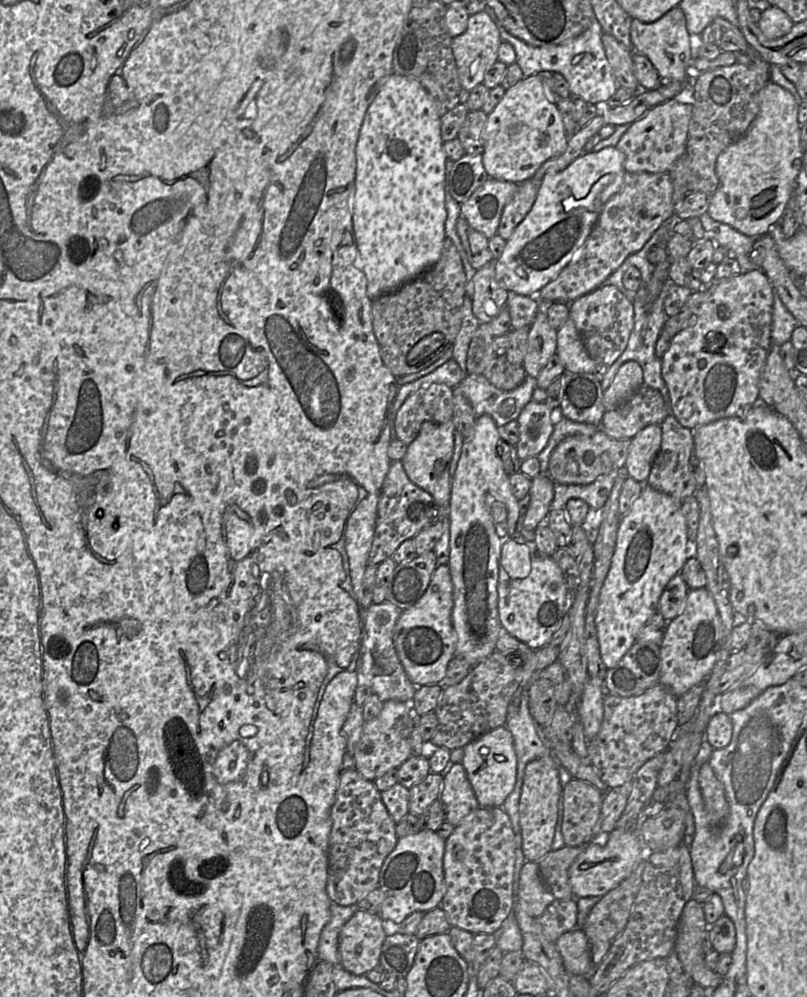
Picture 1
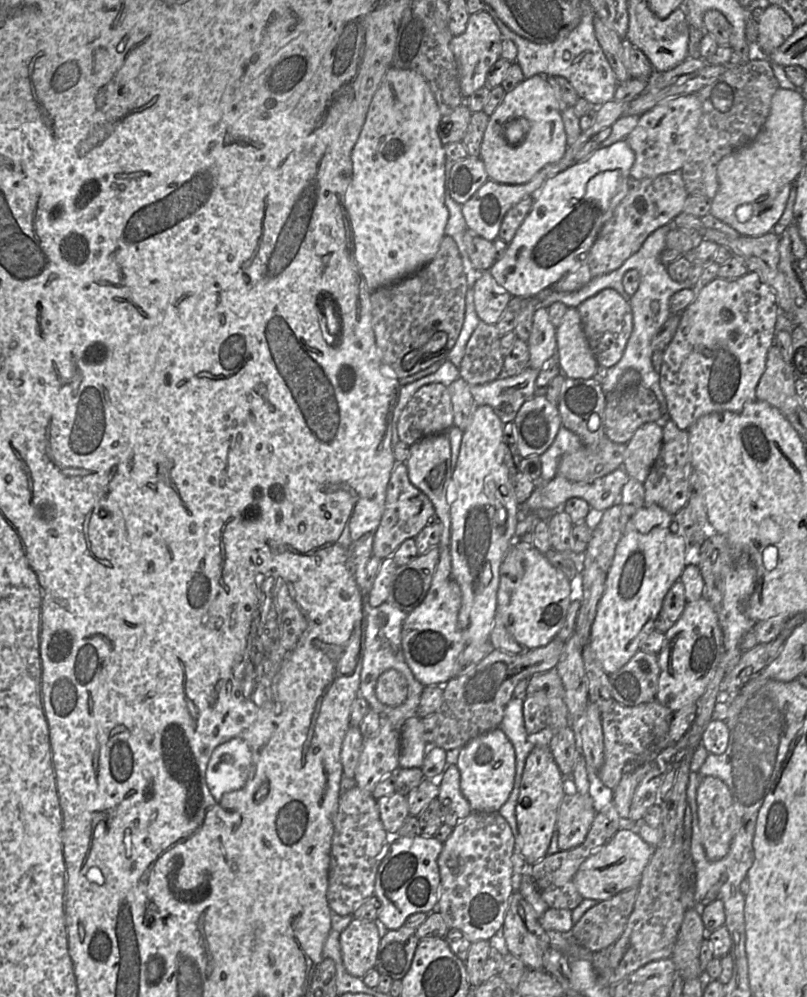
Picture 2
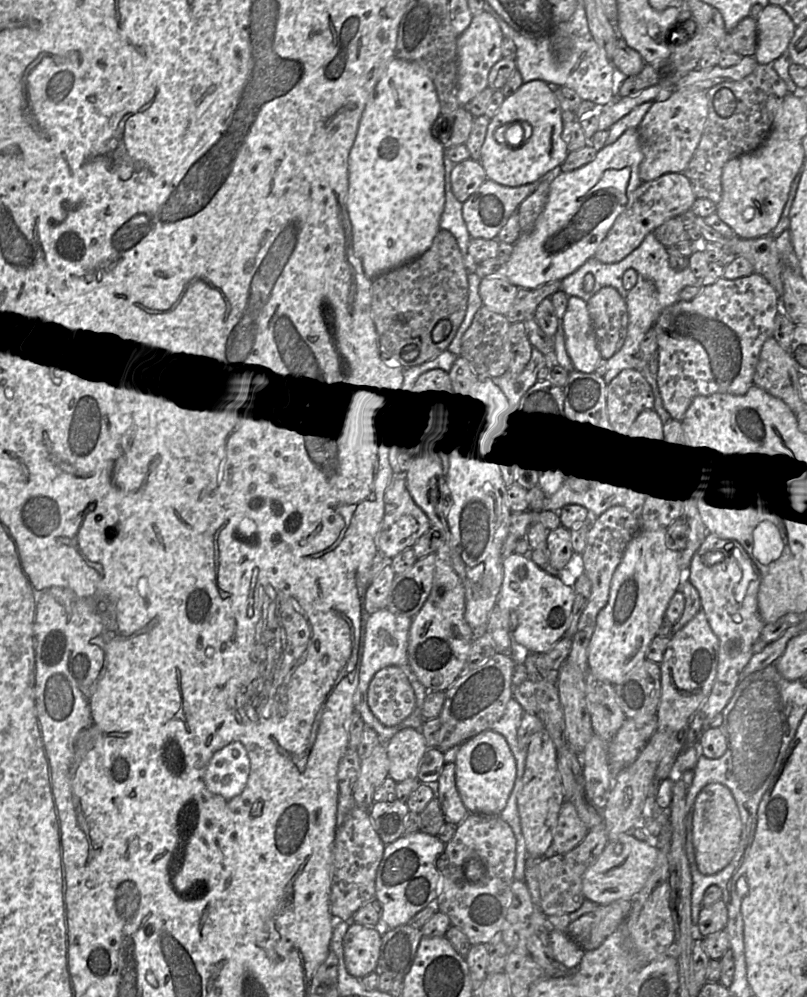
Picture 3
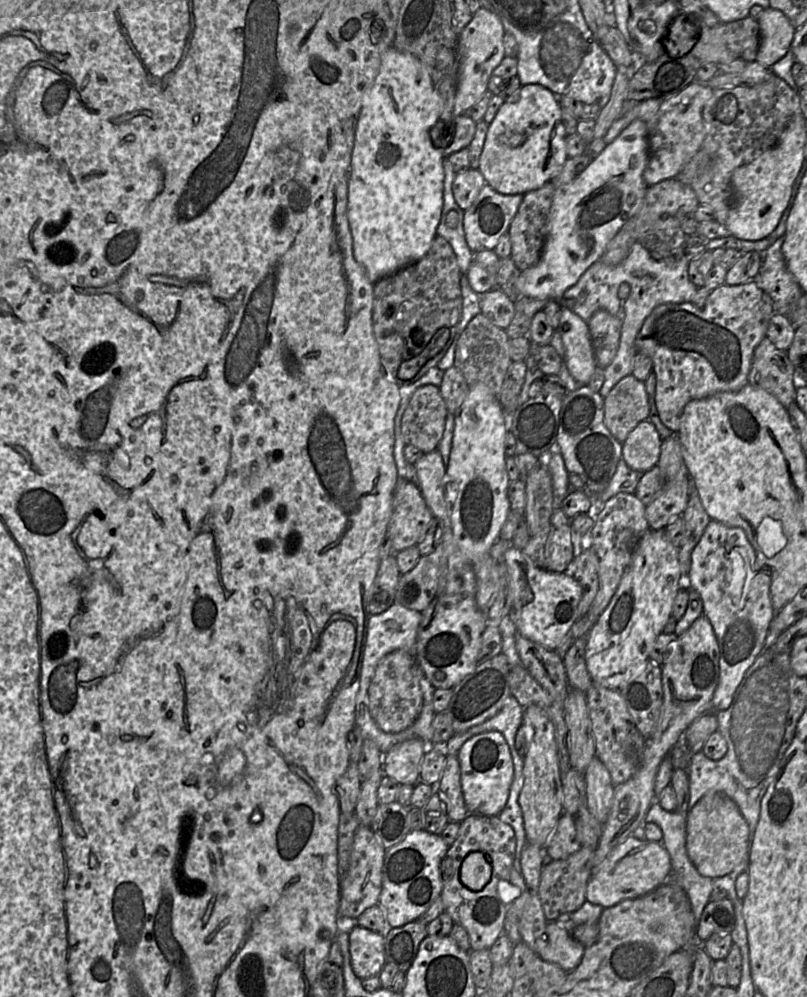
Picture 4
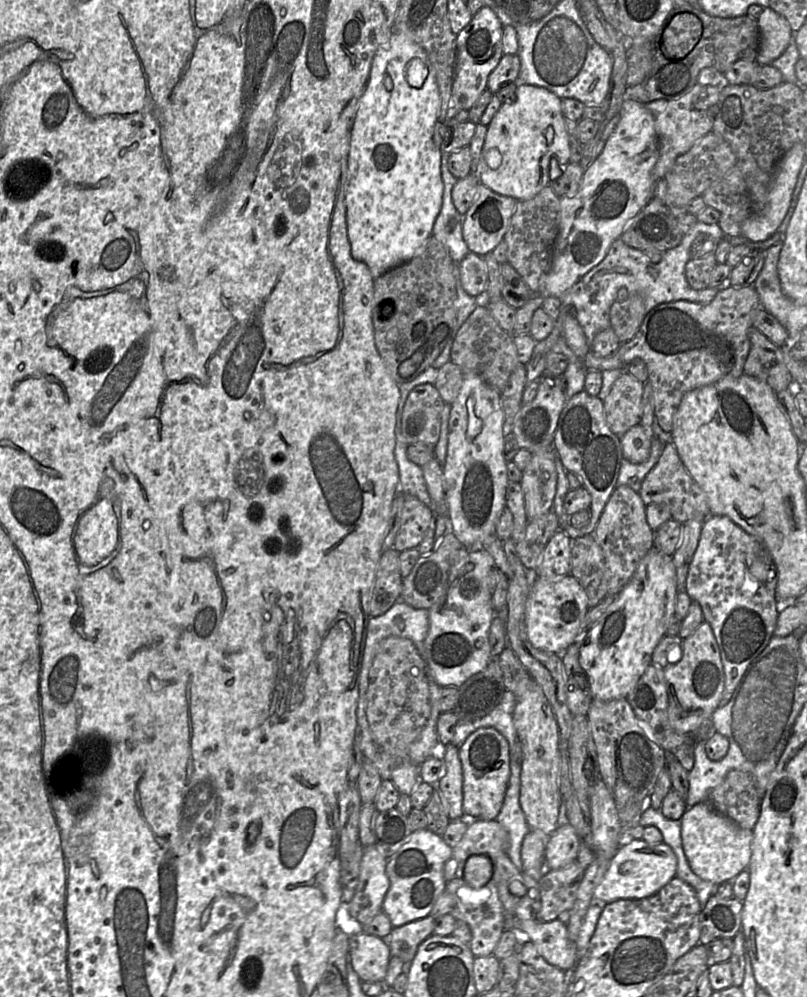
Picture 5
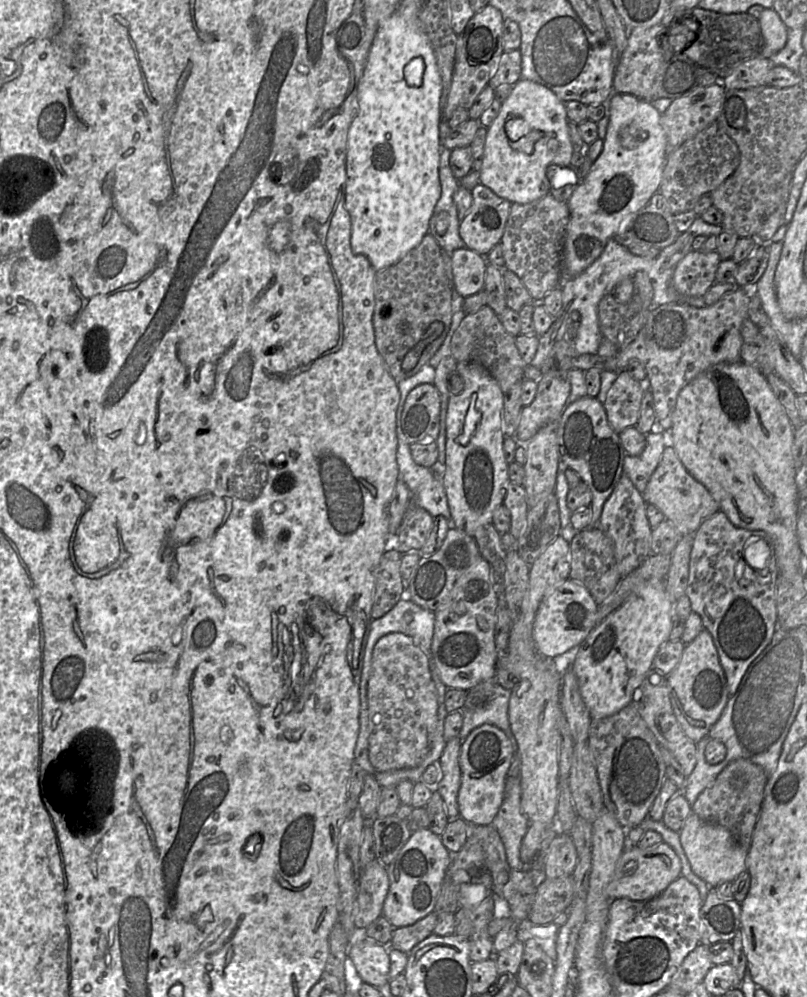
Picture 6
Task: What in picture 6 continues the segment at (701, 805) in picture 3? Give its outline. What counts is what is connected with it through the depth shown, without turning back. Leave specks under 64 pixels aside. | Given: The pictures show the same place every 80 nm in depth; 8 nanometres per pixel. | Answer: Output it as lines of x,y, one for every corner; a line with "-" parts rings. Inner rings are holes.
691,813
679,834
682,848
693,873
710,887
716,887
728,881
733,882
747,869
748,849
738,844
726,828
705,822

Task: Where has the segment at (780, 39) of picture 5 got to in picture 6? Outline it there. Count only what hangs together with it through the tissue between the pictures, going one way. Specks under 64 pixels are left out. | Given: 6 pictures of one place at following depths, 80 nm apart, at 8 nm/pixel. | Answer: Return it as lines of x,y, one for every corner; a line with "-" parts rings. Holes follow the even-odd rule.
764,8
758,20
763,35
760,55
769,59
786,45
788,28
772,8

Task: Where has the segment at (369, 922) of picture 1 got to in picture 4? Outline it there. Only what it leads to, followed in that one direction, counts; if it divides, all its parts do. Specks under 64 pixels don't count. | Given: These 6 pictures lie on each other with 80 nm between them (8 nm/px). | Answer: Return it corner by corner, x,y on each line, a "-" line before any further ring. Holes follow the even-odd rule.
358,925
349,932
349,951
353,972
361,980
378,976
386,963
384,937

